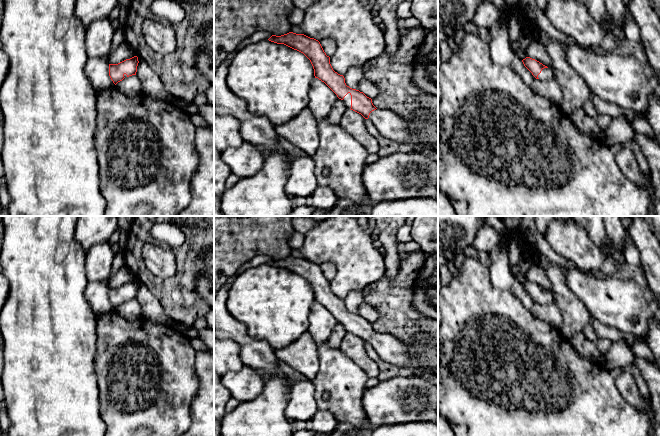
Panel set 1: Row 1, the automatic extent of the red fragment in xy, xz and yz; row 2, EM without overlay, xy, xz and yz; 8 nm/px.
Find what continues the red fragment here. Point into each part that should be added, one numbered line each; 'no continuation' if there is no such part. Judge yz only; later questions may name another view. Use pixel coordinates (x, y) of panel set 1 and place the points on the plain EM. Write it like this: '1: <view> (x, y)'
1: yz (546, 298)

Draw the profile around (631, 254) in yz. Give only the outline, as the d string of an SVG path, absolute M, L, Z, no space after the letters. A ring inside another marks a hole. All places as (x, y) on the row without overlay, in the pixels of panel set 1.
M626 236L624 239L623 255L625 257L627 264L634 266L641 266L639 252L629 236Z

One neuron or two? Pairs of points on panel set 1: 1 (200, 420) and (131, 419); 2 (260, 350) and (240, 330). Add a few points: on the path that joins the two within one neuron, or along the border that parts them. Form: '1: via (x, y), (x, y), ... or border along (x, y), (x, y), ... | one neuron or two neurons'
1: border along (194, 397), (190, 409), (190, 425) | two neurons
2: via (254, 348), (242, 336) | one neuron

